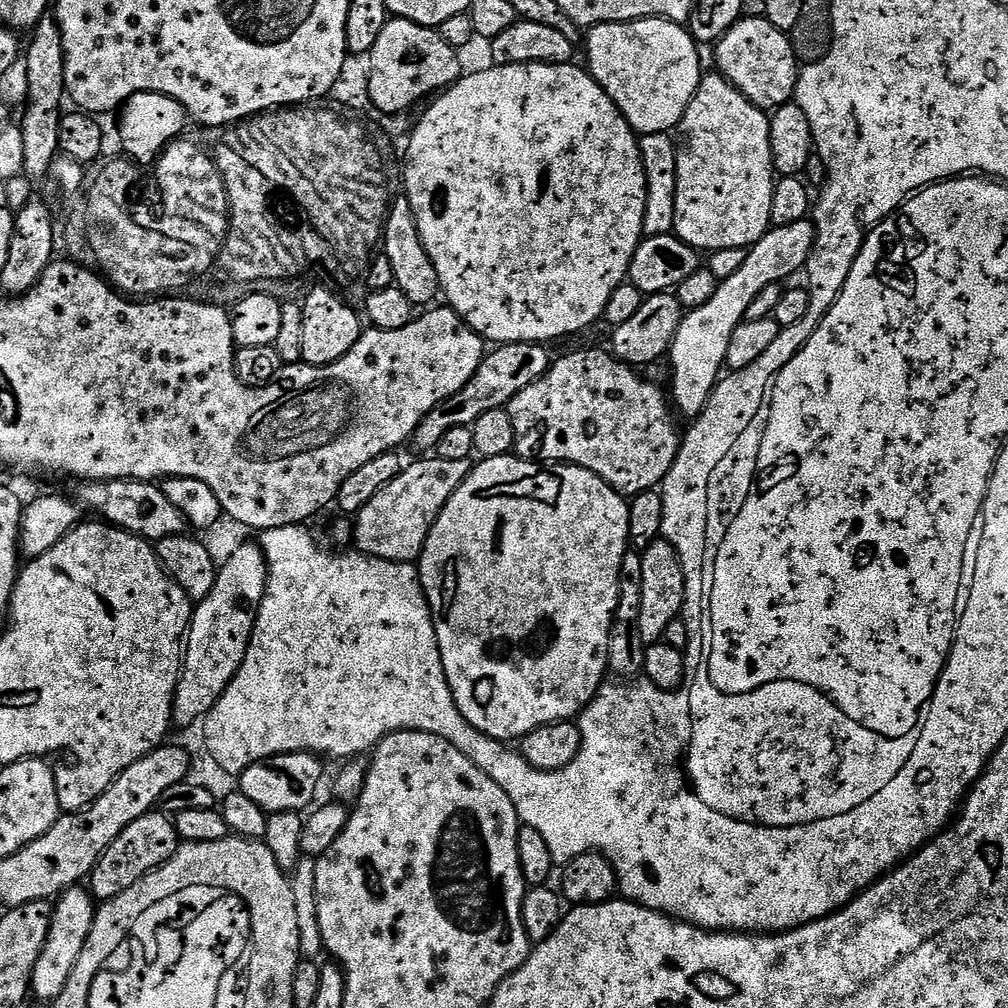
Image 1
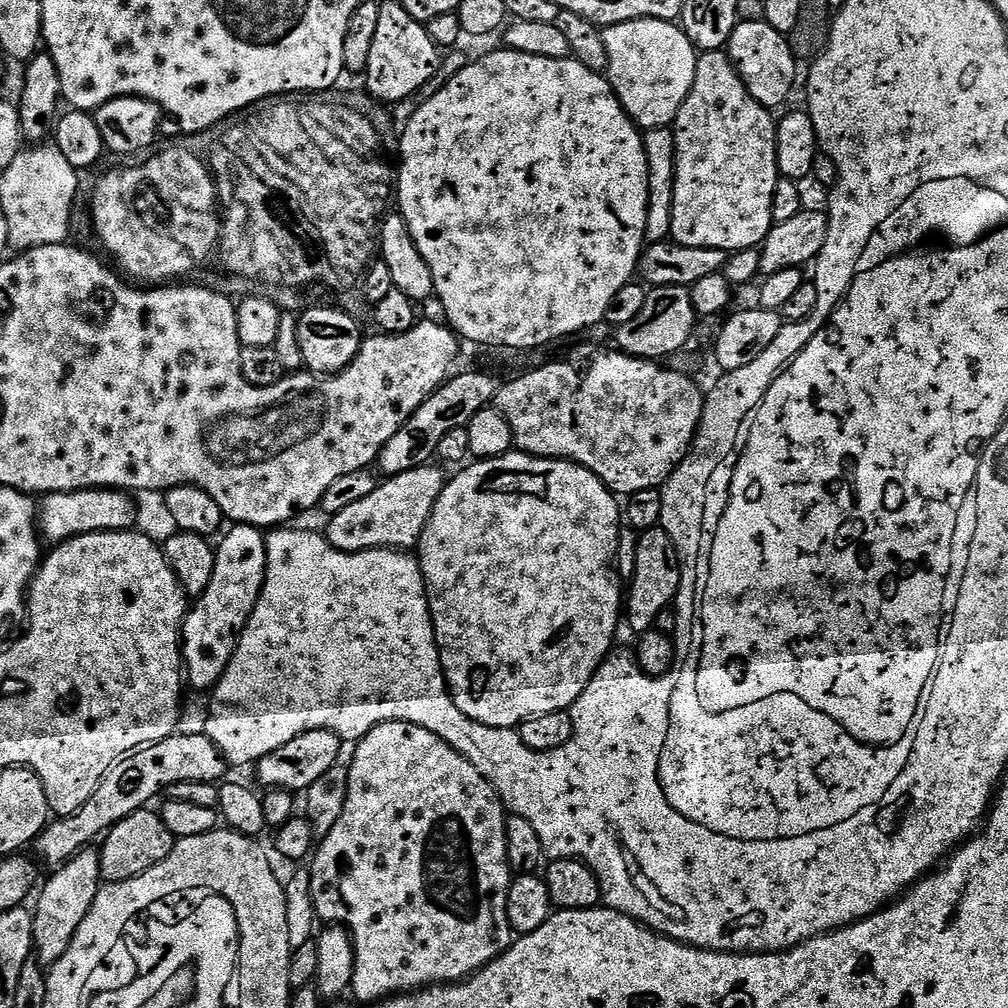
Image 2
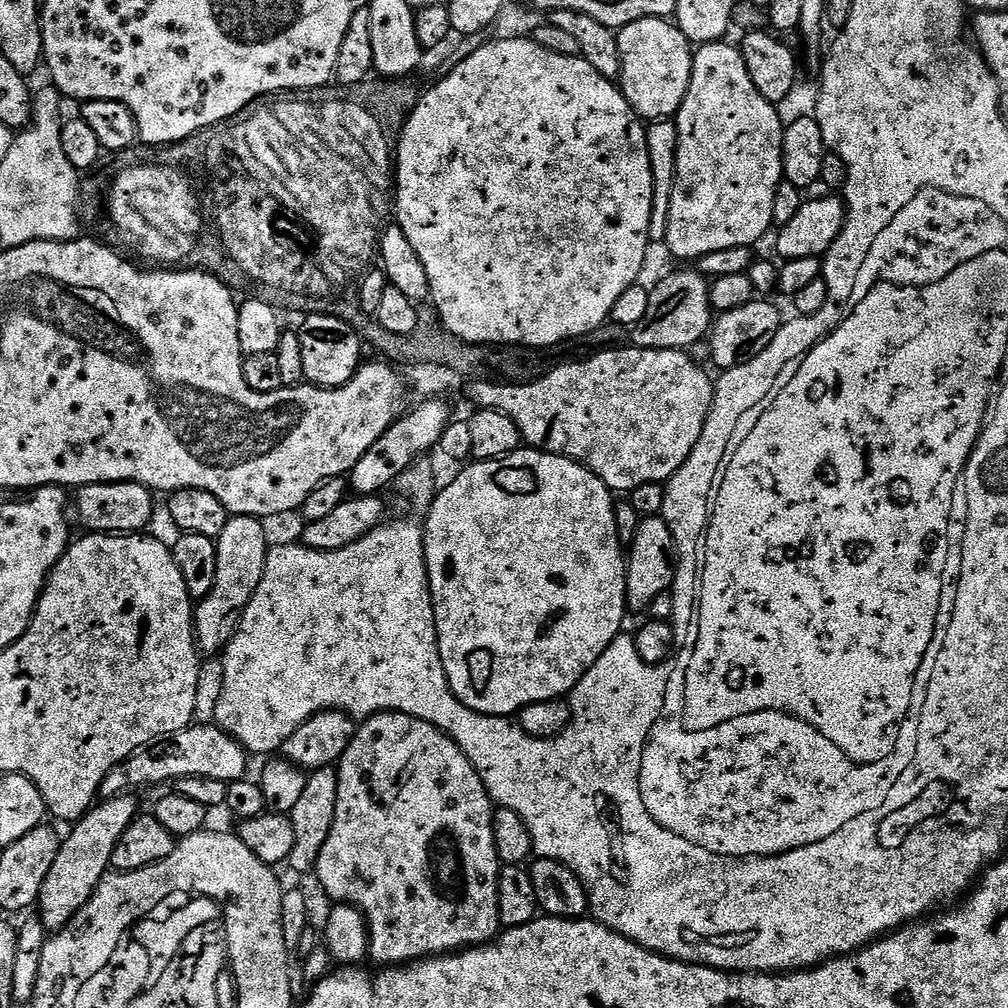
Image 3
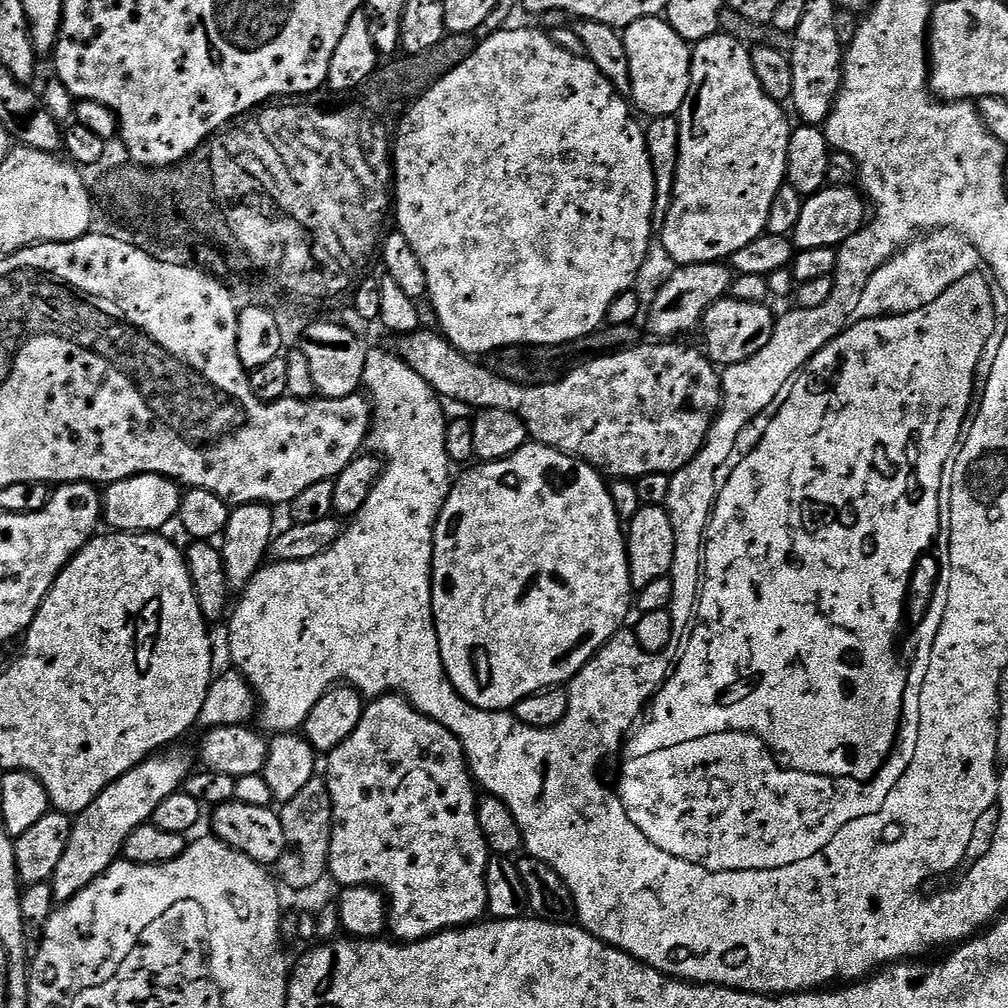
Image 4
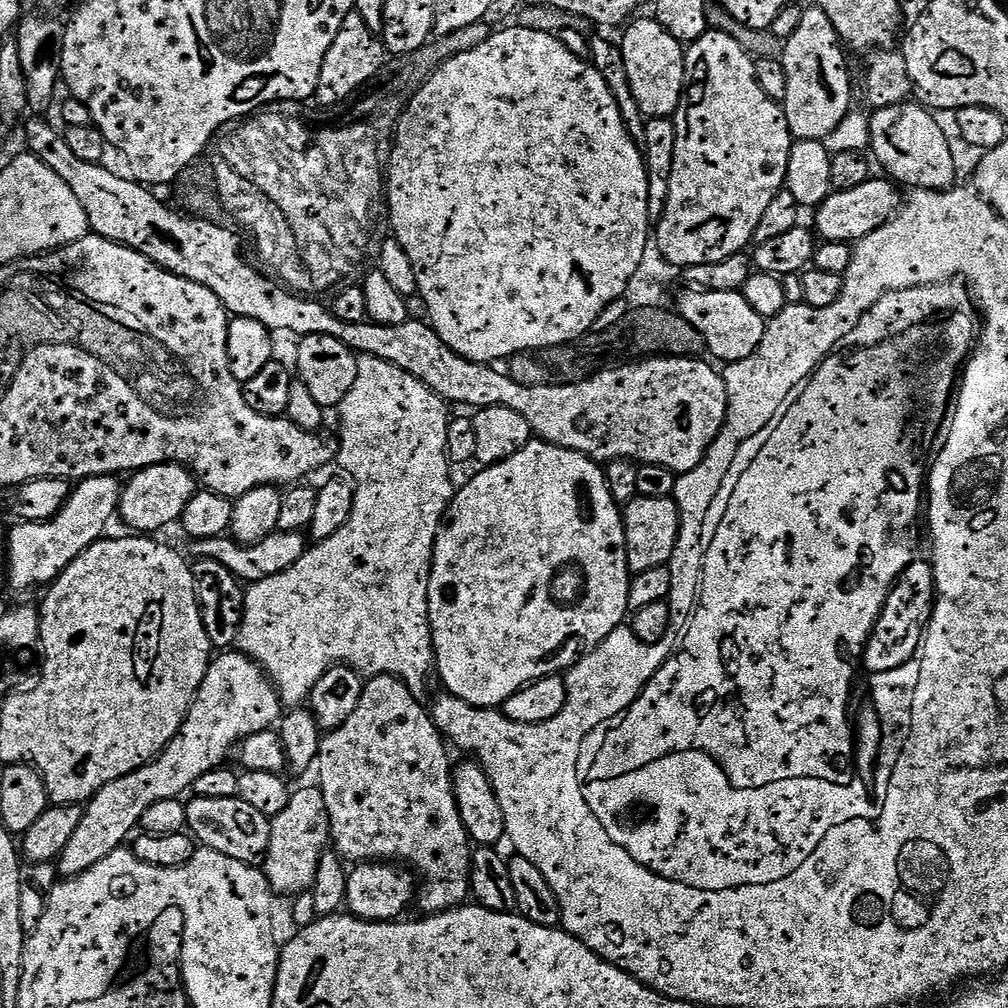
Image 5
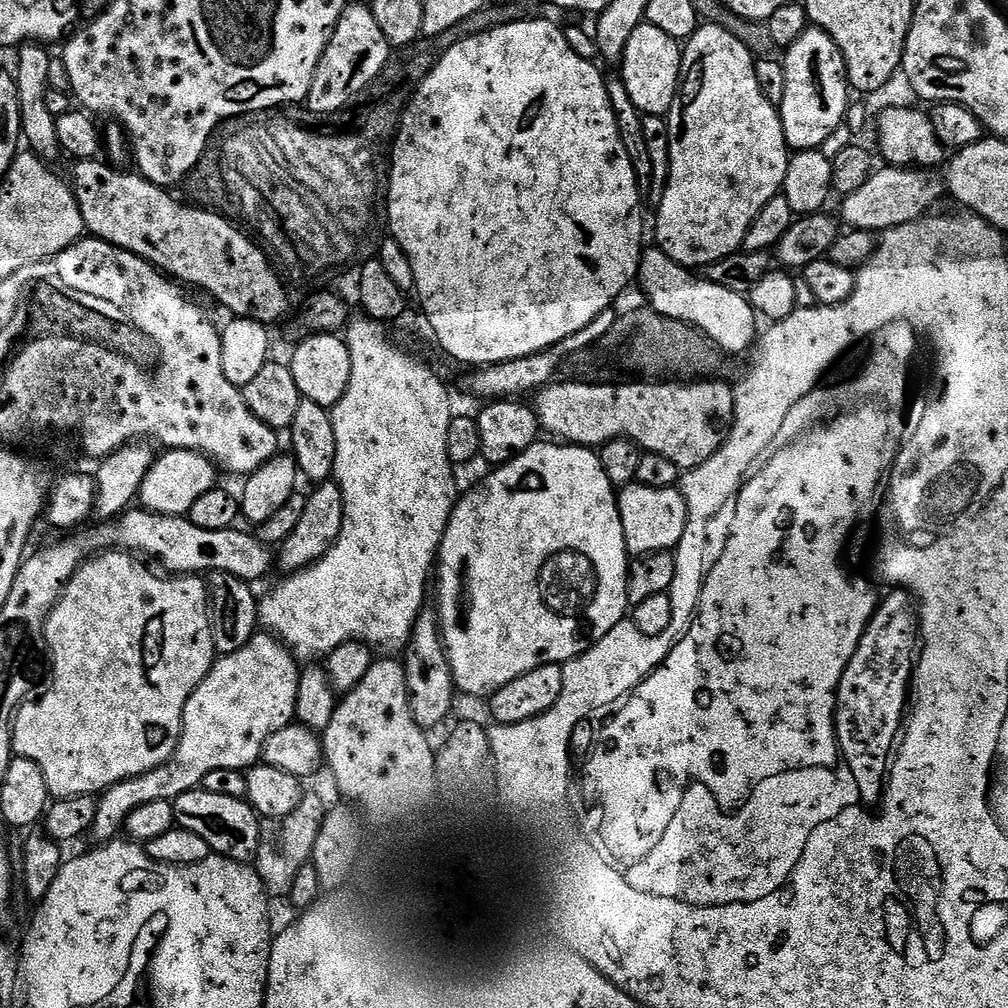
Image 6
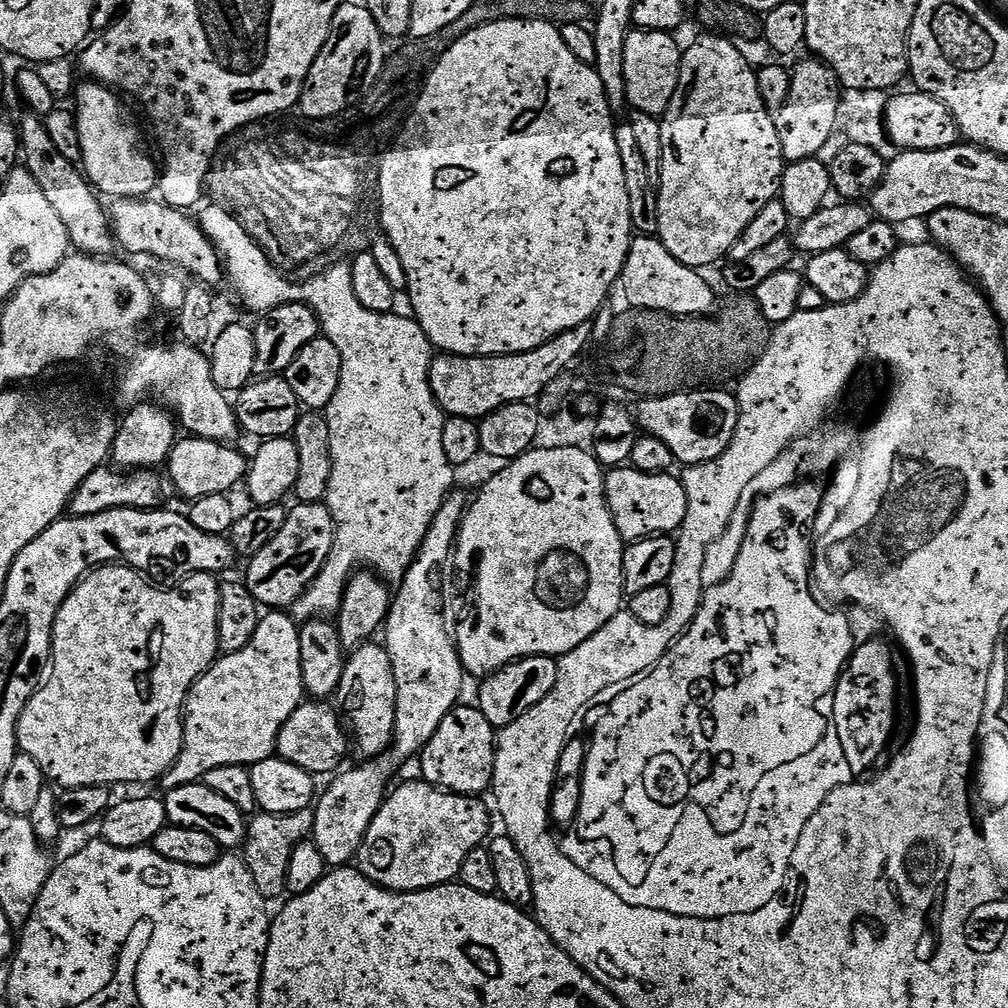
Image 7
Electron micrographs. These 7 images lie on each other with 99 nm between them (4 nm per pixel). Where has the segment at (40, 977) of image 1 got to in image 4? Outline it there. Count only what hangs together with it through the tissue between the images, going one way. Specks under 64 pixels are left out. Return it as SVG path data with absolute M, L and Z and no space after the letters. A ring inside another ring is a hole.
M153 754L136 768L122 774L122 778L110 782L110 786L106 786L102 790L102 794L98 794L98 798L94 802L90 802L90 806L86 806L86 810L73 819L72 833L70 834L70 843L66 845L66 854L62 854L62 862L58 862L58 870L54 870L50 881L53 901L63 902L74 898L82 890L86 890L86 886L90 886L90 882L94 882L94 878L98 878L109 866L121 859L128 835L134 830L138 830L138 826L149 823L154 810L158 810L158 805L161 802L166 802L166 798L170 798L170 794L183 789L184 781L190 775L187 758L164 755L168 754Z

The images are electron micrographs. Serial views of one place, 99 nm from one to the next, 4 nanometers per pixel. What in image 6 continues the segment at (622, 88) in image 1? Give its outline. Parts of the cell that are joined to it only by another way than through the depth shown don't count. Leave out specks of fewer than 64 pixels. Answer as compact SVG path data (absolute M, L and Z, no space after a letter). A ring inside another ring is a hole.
M642 23L634 34L630 34L630 42L626 42L622 61L622 79L630 94L630 102L644 116L667 117L668 111L680 89L680 58L682 55L681 41L670 38L670 34L658 30L658 26Z

